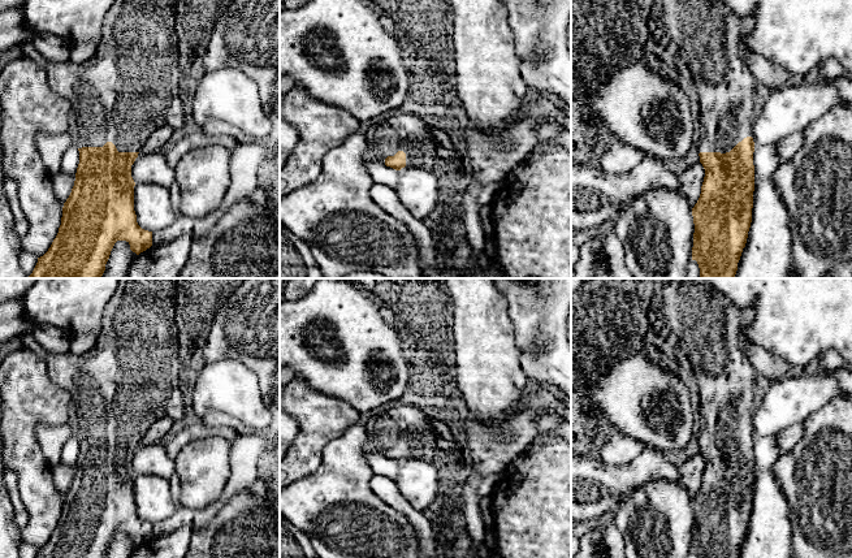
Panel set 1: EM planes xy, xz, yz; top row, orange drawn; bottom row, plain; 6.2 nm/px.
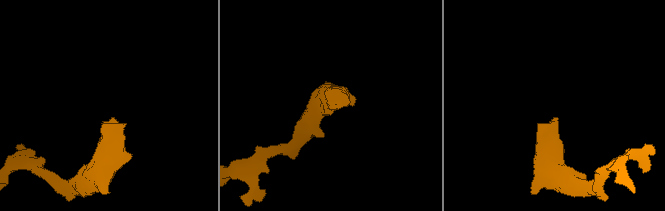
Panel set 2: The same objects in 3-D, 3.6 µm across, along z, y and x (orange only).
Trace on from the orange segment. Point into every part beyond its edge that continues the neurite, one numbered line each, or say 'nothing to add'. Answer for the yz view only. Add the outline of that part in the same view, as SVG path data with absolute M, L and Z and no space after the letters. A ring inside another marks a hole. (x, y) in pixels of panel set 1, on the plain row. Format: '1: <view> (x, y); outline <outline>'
1: yz (710, 331); outline M670 278L662 286L662 299L667 323L699 382L699 444L730 444L744 429L753 427L752 420L757 412L757 376L749 360L752 341L744 332L752 323L753 312L739 311L728 299L715 293L706 278Z

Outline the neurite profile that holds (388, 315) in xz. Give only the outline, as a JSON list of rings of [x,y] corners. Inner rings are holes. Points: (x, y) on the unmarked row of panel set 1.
[[[380,300],[379,303],[380,303],[380,310],[384,320],[398,332],[398,325],[394,319],[393,311],[382,300]]]

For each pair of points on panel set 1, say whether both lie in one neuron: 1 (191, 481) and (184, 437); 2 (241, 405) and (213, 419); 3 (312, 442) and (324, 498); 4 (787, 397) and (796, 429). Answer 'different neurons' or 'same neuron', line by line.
1: different neurons
2: different neurons
3: different neurons
4: different neurons

